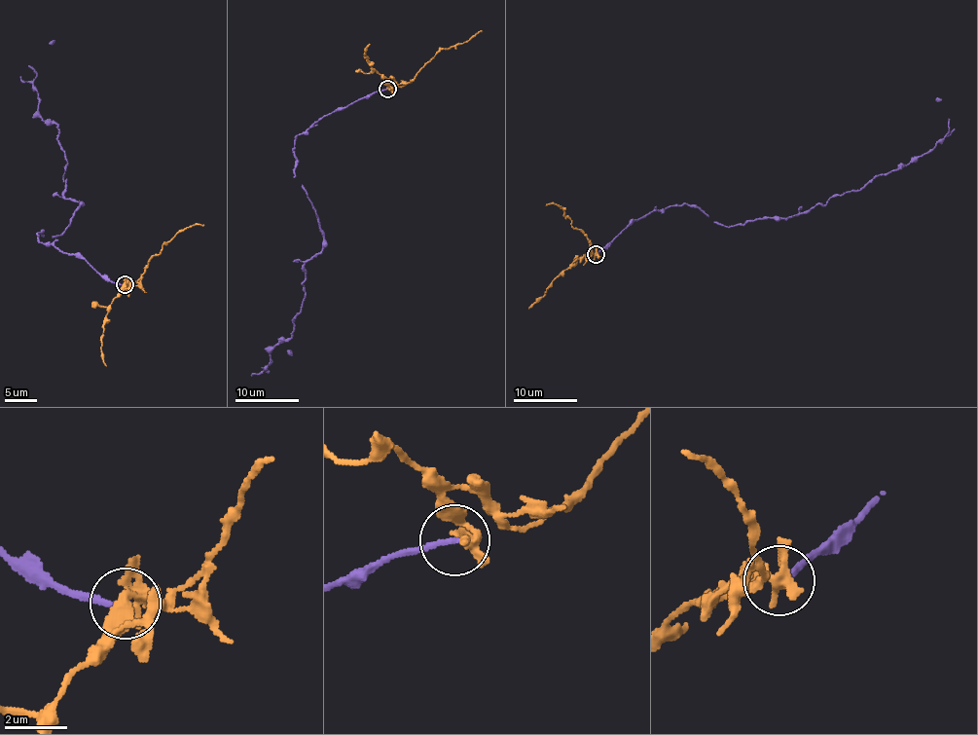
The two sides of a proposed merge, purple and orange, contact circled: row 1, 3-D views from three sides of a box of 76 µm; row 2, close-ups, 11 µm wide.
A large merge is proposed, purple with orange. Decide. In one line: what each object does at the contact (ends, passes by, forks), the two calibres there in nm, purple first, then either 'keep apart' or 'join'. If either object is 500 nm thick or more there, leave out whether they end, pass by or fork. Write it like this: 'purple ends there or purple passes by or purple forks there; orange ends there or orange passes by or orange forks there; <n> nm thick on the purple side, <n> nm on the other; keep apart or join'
purple ends there; orange passes by; 200 nm thick on the purple side, 280 nm on the other; keep apart

